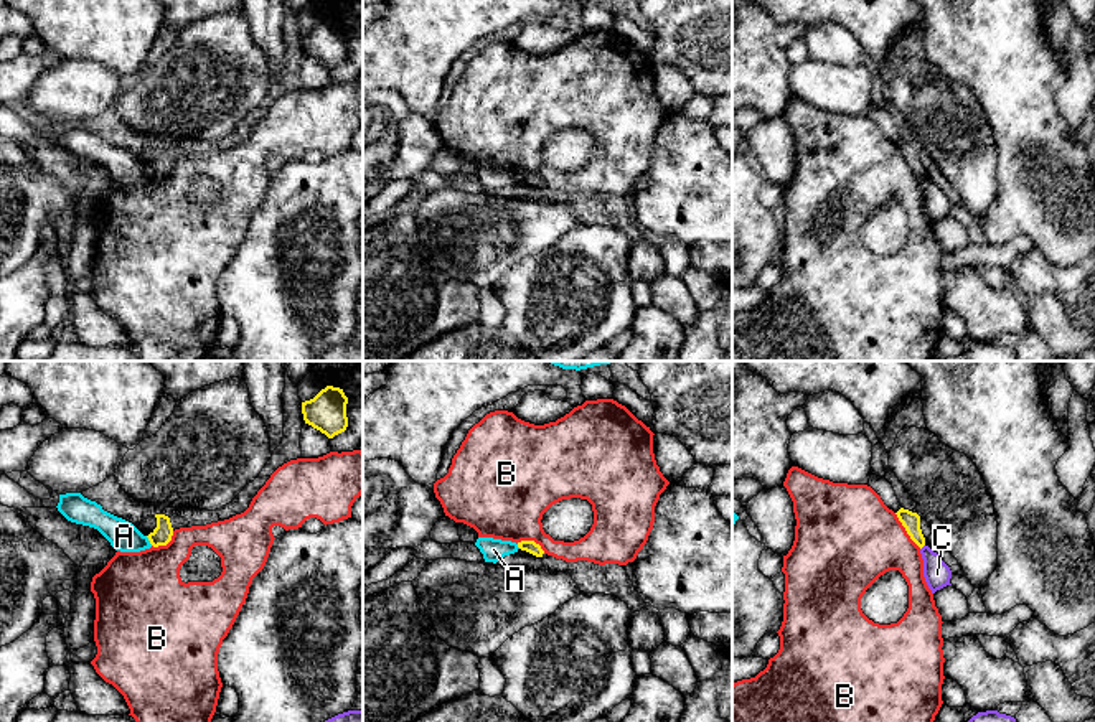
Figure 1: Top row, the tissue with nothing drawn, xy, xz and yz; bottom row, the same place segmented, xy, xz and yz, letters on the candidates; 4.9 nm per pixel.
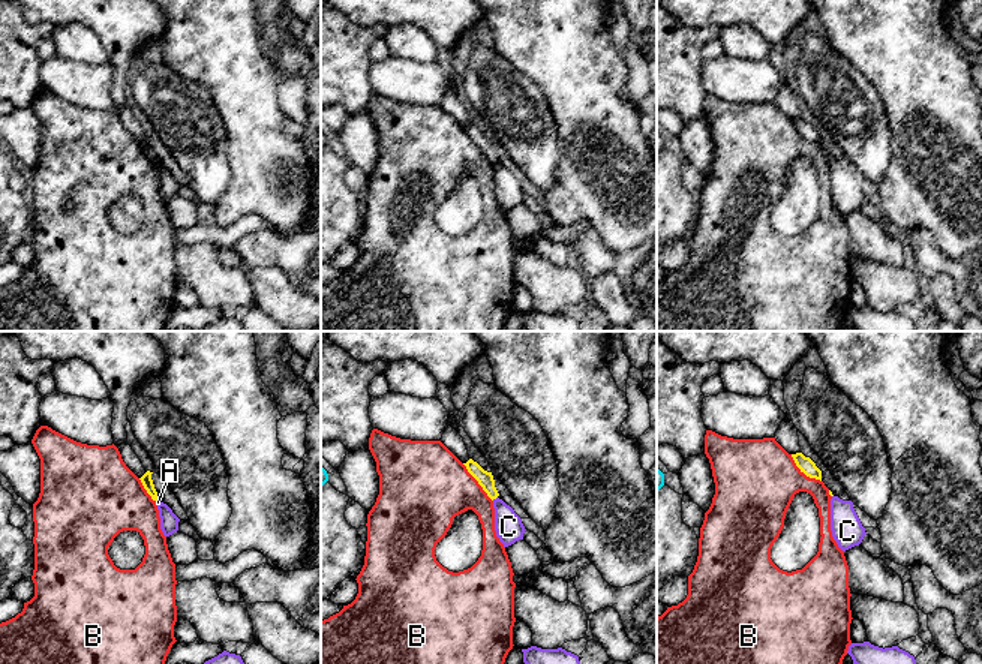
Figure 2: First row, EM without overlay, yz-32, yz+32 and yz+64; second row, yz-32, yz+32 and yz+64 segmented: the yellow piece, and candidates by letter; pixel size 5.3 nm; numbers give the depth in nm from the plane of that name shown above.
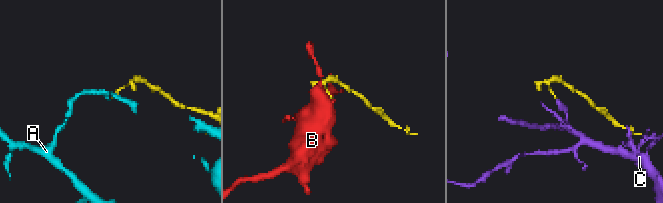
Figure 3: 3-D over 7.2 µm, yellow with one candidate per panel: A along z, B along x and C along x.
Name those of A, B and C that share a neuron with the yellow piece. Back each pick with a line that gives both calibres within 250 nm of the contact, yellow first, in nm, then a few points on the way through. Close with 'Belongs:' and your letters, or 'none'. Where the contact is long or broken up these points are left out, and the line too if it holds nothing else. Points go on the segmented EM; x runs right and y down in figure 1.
Belongs: none

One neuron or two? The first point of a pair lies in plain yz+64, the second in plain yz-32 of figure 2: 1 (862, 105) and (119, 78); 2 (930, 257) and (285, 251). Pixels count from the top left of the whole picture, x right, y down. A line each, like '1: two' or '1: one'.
1: two
2: one

